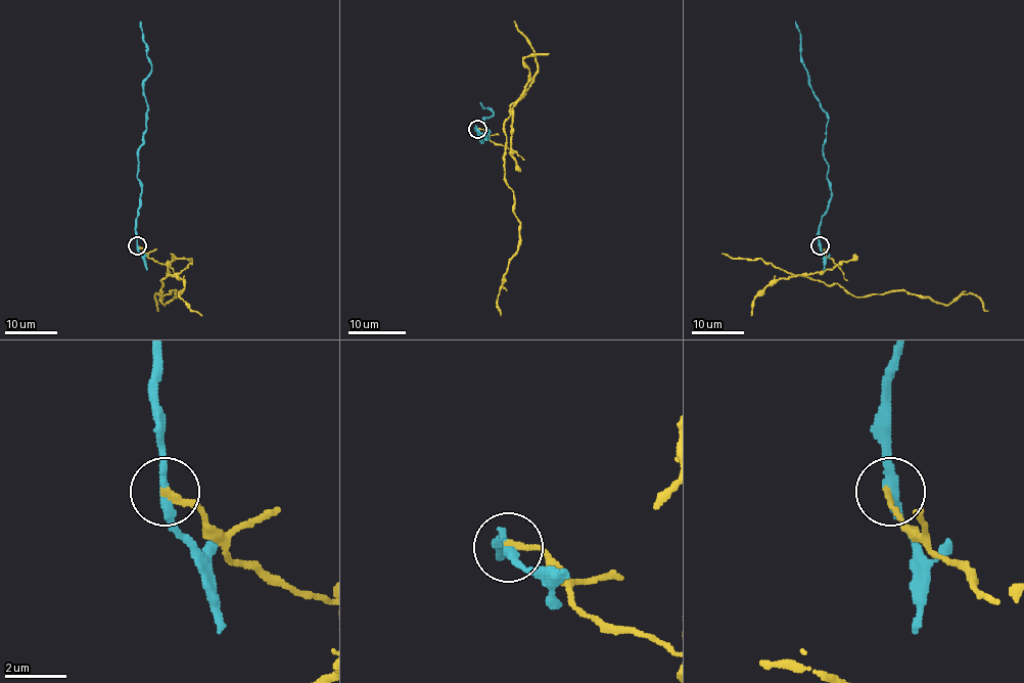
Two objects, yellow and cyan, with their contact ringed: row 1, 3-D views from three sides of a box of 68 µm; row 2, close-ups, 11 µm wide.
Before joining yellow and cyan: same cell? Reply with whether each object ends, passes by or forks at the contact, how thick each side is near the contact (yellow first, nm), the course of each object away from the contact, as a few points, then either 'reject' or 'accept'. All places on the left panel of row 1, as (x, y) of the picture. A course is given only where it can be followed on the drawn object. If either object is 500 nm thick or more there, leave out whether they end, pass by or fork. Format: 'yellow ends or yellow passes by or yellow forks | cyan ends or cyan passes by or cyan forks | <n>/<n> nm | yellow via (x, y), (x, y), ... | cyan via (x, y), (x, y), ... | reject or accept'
yellow ends | cyan passes by | 220/300 nm | yellow via (137, 246), (168, 268), (161, 280), (163, 297), (175, 290), (176, 294), (164, 305), (156, 293), (157, 310) | cyan via (137, 246), (135, 222), (140, 196), (137, 171), (147, 107), (143, 83), (151, 65), (140, 21) | reject

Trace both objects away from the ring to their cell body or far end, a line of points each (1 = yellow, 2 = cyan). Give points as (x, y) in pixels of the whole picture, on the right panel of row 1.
1: (820, 246), (836, 265), (807, 275), (839, 284), (855, 297), (902, 290), (945, 305), (972, 293), (988, 310)
2: (820, 246), (820, 222), (831, 196), (822, 150), (827, 114), (809, 83), (795, 21)

